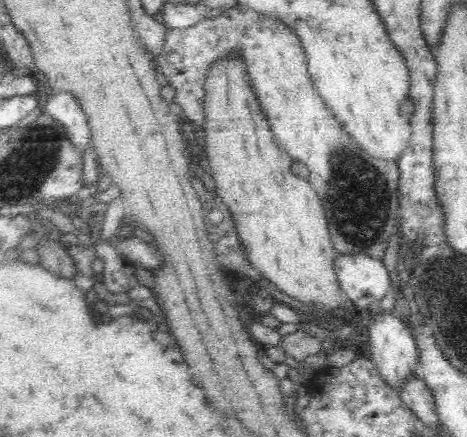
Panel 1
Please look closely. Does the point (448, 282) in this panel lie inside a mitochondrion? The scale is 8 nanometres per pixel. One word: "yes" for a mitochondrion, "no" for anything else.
yes

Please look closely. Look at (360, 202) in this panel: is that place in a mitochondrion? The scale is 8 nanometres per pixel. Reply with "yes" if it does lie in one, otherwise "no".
yes

